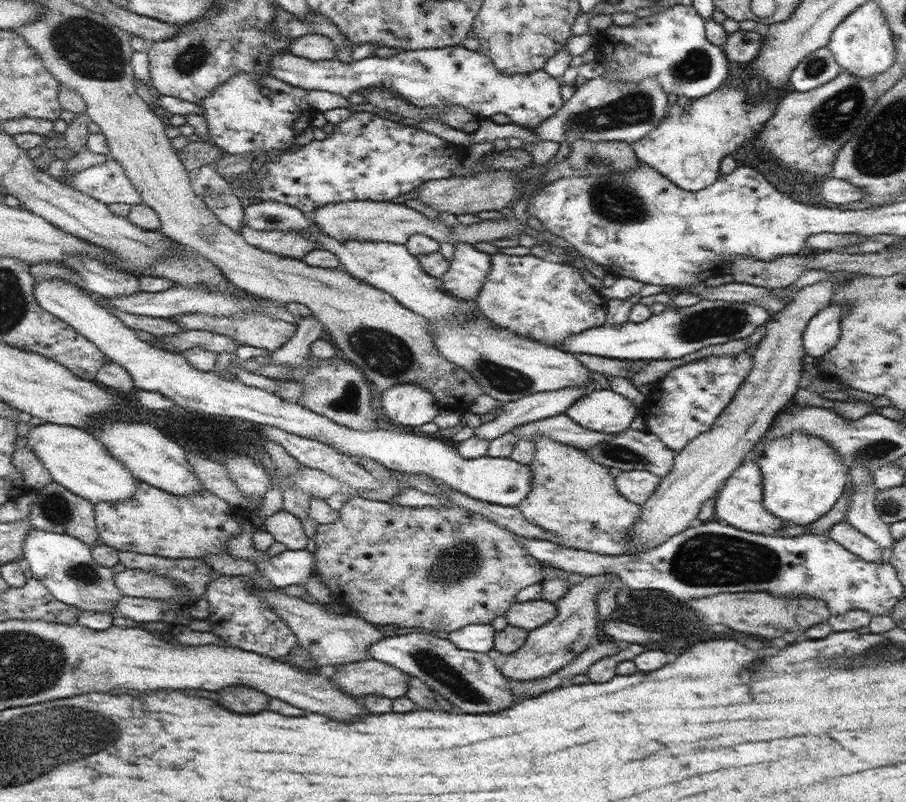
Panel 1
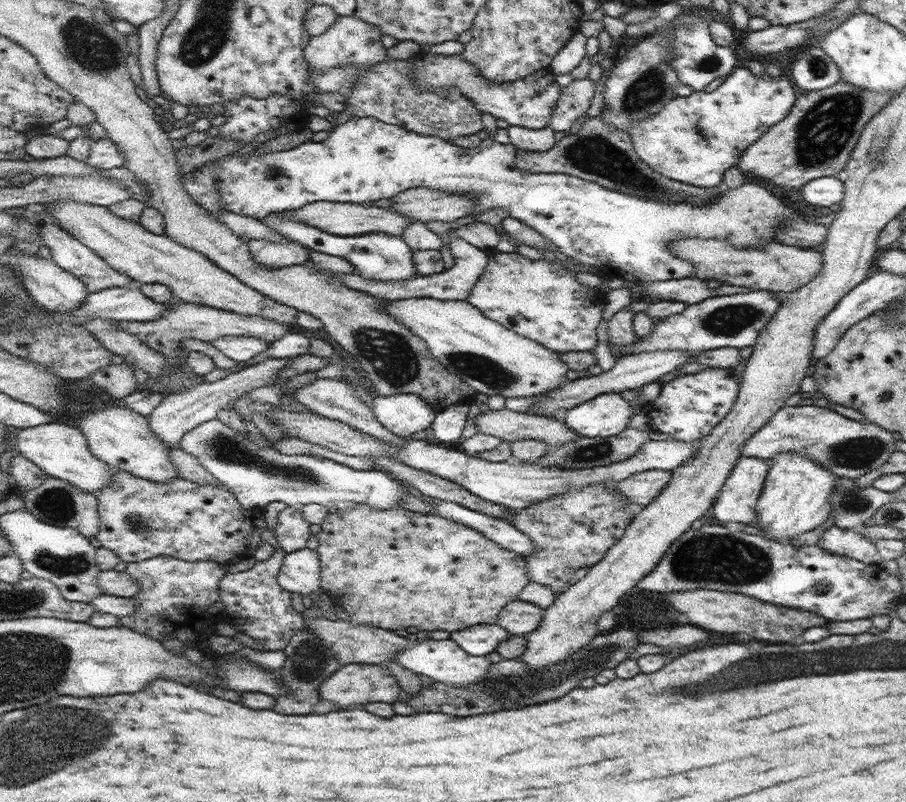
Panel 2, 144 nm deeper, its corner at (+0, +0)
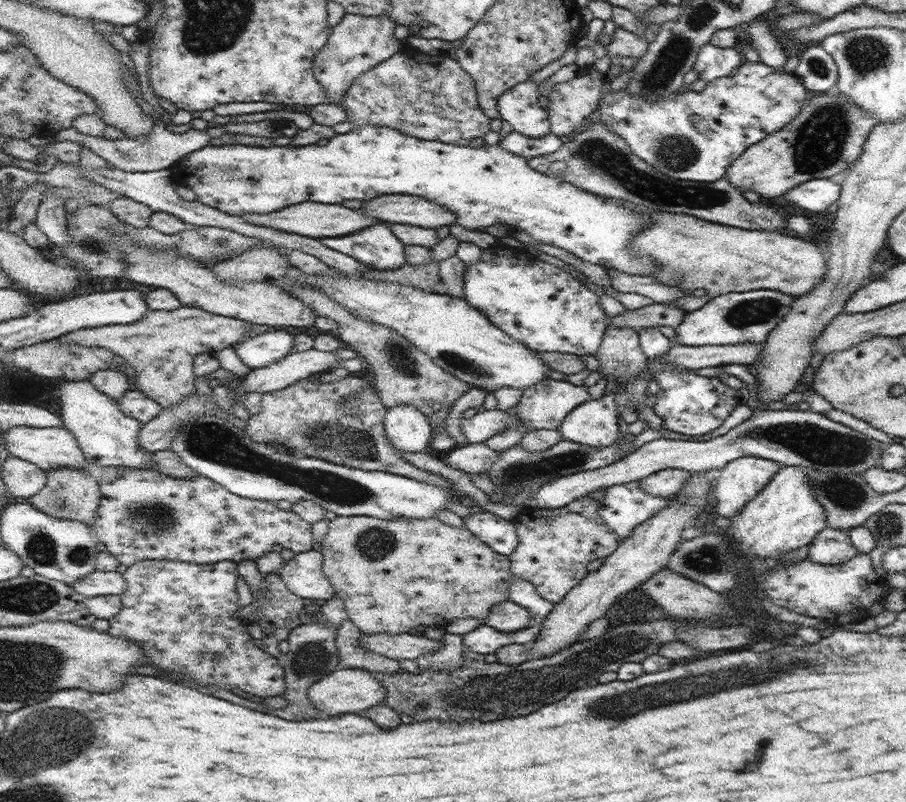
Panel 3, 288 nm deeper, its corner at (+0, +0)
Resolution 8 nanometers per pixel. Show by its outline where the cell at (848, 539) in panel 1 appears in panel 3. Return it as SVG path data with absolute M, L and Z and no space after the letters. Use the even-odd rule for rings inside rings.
M823 528L809 544L807 558L817 564L845 564L857 554L861 552L857 552L855 546L851 546L847 532L835 528Z

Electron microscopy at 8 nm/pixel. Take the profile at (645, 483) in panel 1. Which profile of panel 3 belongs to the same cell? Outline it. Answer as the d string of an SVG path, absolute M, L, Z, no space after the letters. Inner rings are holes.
M667 468L667 470L659 470L659 472L653 472L651 476L641 478L639 486L653 496L671 498L673 494L681 492L681 488L685 488L689 478L691 478L691 472L687 472L687 470Z

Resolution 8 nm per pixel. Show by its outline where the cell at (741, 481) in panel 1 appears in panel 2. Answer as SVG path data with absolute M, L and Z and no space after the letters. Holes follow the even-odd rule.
M739 456L733 470L729 472L723 488L719 490L715 504L709 508L709 518L719 520L721 524L729 524L729 526L737 526L737 524L755 526L757 524L755 506L757 506L757 498L763 490L765 478L767 478L767 470L769 470L769 464L765 460L751 458L751 456Z

